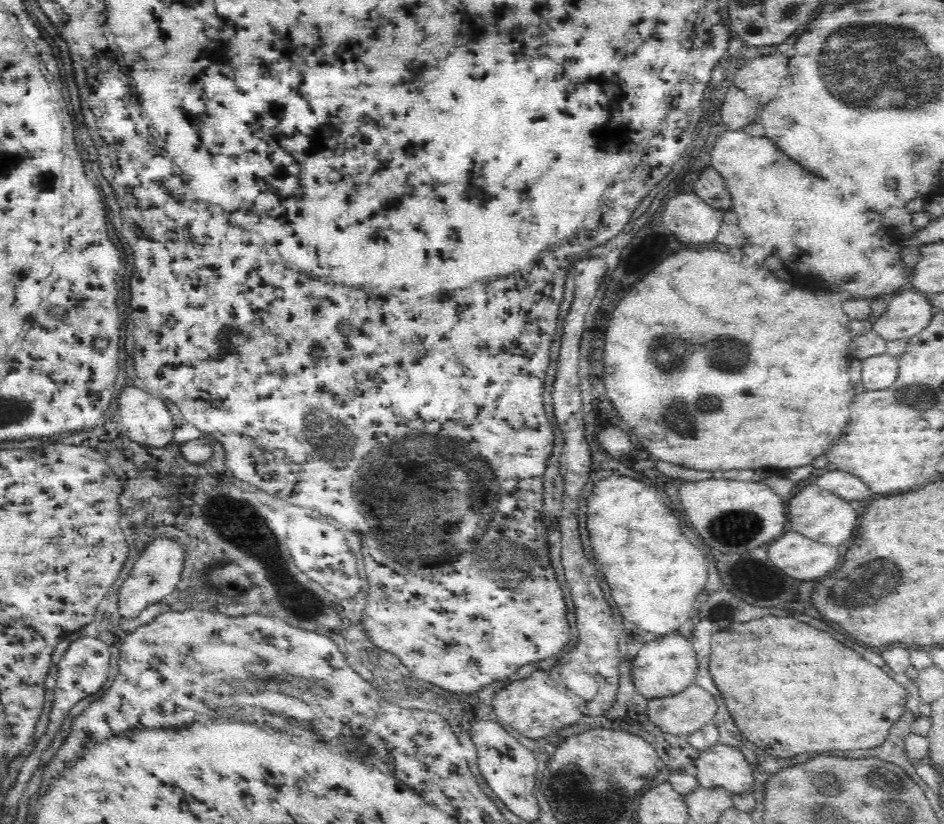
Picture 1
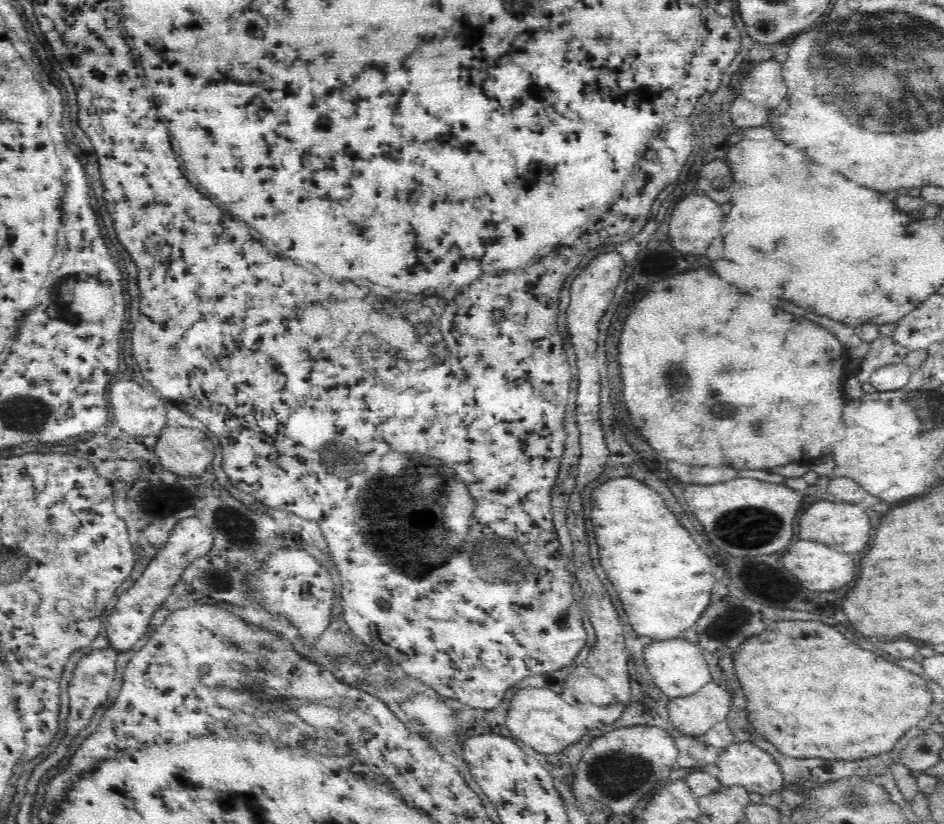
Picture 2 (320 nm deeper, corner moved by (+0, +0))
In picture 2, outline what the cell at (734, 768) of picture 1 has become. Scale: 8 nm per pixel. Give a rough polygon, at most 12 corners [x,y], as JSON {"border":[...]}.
{"border":[[751,743],[720,750],[715,764],[724,788],[778,792],[782,771]]}

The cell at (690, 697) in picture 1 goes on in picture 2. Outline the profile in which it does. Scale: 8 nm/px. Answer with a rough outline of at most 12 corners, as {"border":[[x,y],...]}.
{"border":[[711,680],[670,699],[668,718],[702,737],[726,720],[730,693]]}

